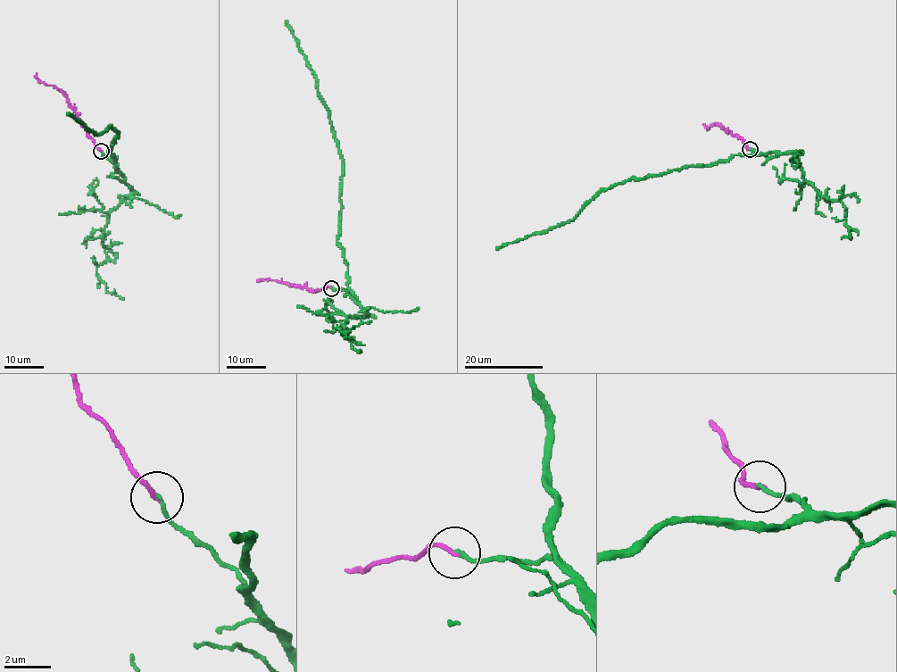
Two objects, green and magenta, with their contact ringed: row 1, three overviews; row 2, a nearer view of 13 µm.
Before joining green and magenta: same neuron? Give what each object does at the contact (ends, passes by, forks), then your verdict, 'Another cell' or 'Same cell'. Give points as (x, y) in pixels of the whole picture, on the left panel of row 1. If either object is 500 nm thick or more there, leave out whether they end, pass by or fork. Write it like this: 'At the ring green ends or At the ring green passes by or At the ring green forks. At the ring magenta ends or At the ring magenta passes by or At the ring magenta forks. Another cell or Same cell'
At the ring green ends. At the ring magenta ends. Same cell

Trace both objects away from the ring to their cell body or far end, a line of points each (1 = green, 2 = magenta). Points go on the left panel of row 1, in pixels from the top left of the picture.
1: (100, 152), (117, 167), (117, 156), (106, 151), (118, 131), (112, 125), (95, 135), (66, 113)
2: (100, 152), (62, 91), (42, 83), (36, 77), (37, 72)

